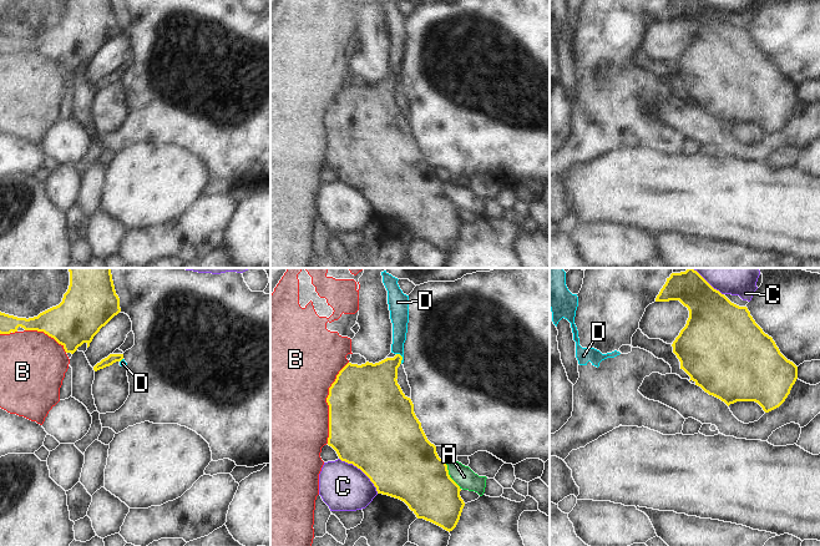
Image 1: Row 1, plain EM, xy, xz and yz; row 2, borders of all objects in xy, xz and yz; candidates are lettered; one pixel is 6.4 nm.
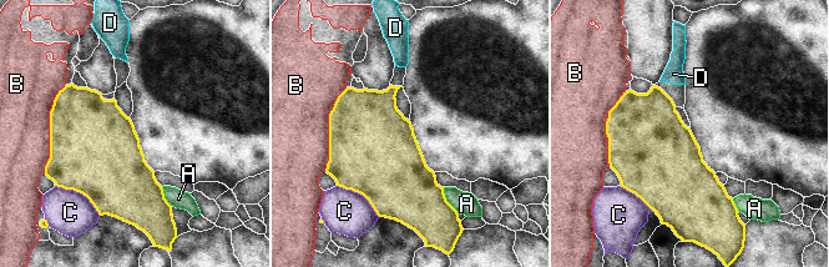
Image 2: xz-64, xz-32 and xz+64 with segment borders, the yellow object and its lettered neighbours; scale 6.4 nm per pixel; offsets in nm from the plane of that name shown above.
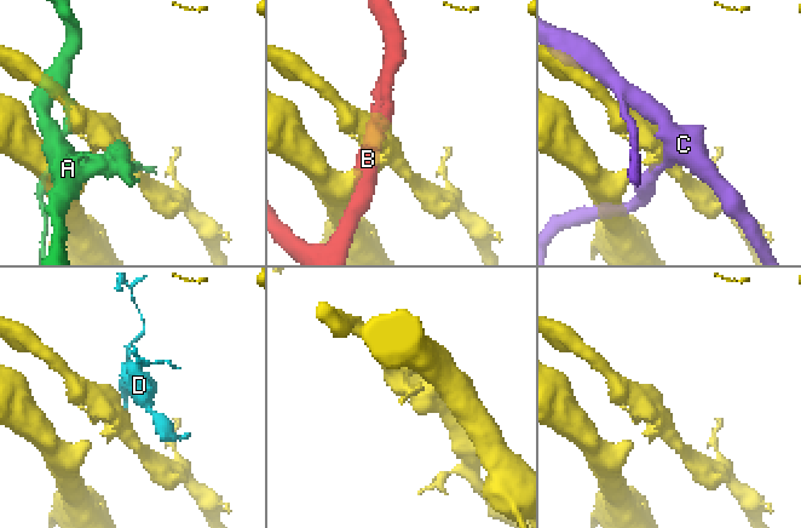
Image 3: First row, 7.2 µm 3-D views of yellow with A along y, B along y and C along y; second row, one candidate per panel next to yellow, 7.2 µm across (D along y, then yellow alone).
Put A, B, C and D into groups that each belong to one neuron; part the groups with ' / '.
A / B / C / D

